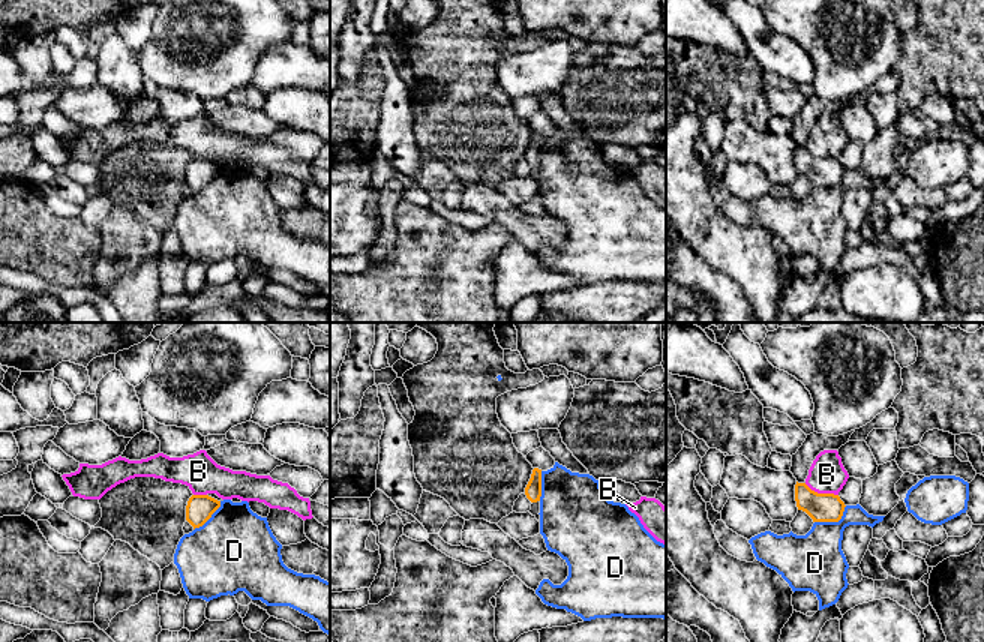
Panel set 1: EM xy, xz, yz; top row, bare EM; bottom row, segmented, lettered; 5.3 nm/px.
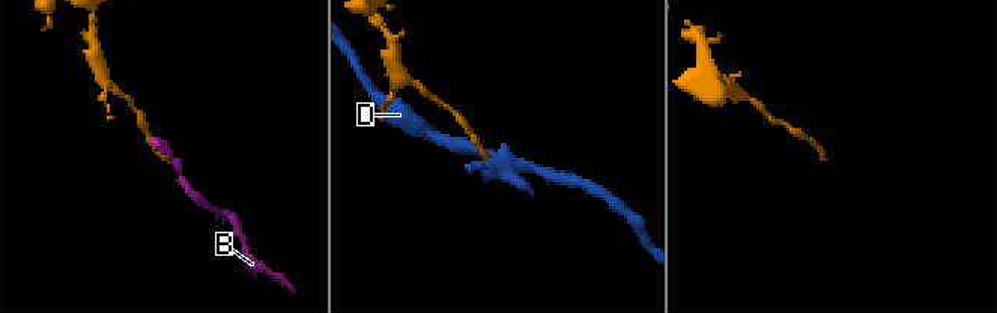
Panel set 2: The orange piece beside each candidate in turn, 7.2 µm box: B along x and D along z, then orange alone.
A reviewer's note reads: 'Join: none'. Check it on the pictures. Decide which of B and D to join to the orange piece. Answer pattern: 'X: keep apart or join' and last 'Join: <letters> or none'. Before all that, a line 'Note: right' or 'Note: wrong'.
Note: right
B: keep apart
D: keep apart
Join: none

